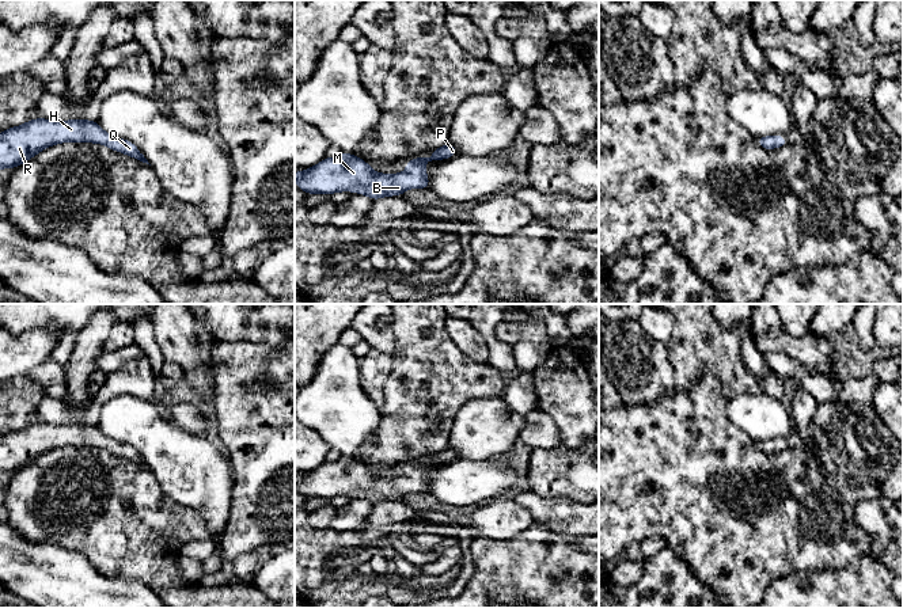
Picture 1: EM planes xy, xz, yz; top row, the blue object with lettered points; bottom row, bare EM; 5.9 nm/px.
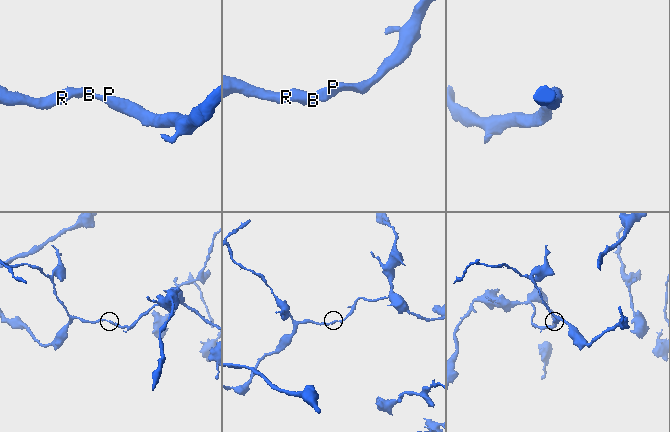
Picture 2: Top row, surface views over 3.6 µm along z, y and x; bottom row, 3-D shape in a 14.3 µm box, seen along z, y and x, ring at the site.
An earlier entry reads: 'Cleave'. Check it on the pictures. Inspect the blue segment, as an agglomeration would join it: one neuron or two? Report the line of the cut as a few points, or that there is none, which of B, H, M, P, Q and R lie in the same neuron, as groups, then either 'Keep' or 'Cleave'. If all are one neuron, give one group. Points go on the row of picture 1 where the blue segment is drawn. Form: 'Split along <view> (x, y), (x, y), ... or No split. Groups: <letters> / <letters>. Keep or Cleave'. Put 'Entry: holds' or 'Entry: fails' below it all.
No split. Groups: B H M P Q R. Keep
Entry: fails

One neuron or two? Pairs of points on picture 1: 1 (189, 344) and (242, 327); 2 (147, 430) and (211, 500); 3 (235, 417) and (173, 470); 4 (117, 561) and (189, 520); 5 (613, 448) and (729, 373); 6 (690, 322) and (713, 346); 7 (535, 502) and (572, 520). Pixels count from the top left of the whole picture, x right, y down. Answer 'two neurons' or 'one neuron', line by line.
1: two neurons
2: one neuron
3: two neurons
4: one neuron
5: two neurons
6: one neuron
7: one neuron

